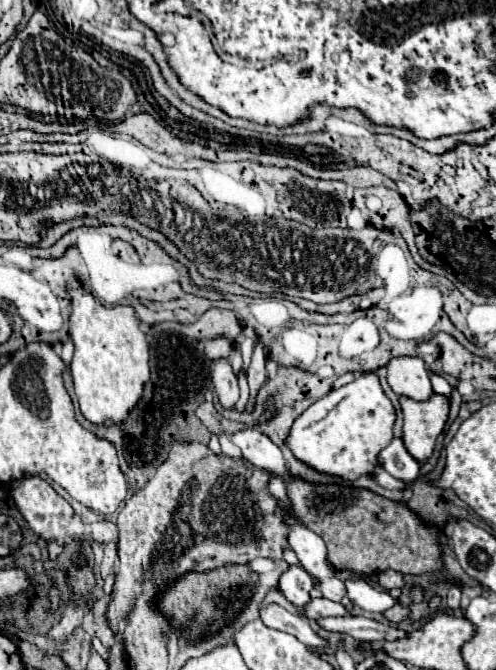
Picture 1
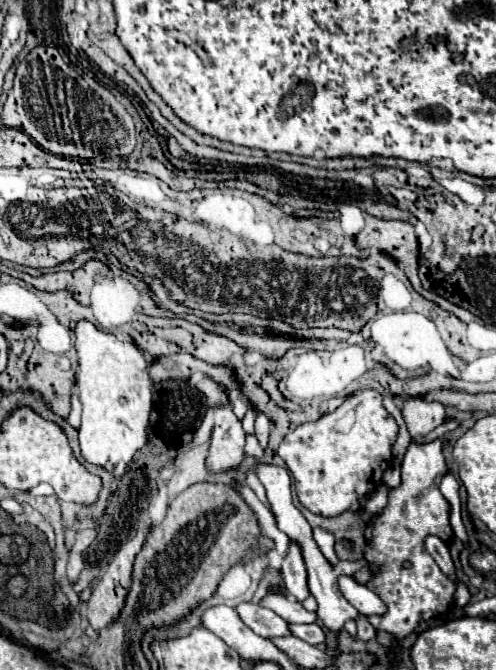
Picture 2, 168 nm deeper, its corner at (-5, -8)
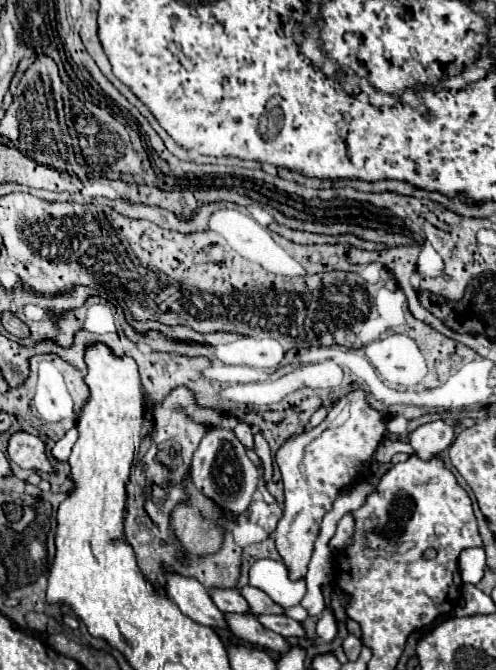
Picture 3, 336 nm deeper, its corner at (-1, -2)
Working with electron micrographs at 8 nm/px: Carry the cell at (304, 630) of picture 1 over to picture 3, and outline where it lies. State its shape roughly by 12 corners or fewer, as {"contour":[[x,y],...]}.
{"contour":[[212,589],[212,601],[224,613],[250,613],[238,589]]}

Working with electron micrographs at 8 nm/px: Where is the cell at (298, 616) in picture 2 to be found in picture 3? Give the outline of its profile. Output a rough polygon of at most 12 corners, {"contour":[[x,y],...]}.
{"contour":[[246,585],[244,599],[252,615],[282,615],[284,607],[272,601],[264,591]]}

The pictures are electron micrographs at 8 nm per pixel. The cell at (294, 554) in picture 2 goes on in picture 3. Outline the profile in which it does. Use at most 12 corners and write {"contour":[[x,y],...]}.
{"contour":[[362,389],[276,451],[274,531],[302,579],[322,517],[368,479],[386,417]]}

